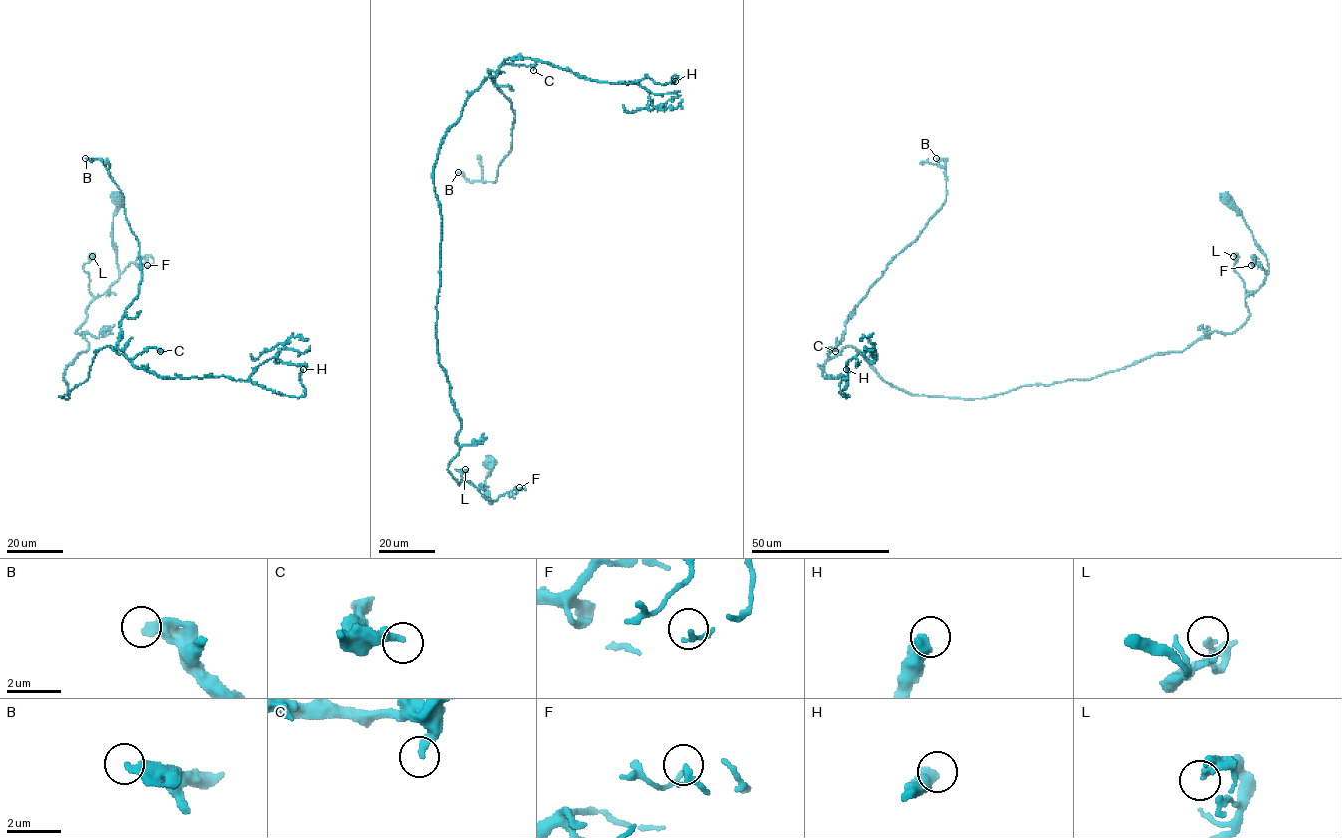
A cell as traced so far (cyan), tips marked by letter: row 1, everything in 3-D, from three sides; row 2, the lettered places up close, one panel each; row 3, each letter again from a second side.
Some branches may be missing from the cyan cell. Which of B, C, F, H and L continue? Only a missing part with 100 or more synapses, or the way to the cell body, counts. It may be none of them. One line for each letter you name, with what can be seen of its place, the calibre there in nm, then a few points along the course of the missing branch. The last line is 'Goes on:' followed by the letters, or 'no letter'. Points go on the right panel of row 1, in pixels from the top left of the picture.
Goes on: no letter

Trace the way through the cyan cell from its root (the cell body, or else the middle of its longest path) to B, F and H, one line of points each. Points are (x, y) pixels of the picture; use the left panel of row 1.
B: (117, 197), (119, 279), (64, 399), (124, 352), (142, 278), (85, 158)
F: (117, 197), (113, 246), (118, 272), (149, 255), (153, 263), (147, 265)
H: (117, 197), (119, 279), (60, 397), (108, 346), (286, 396), (303, 369)

